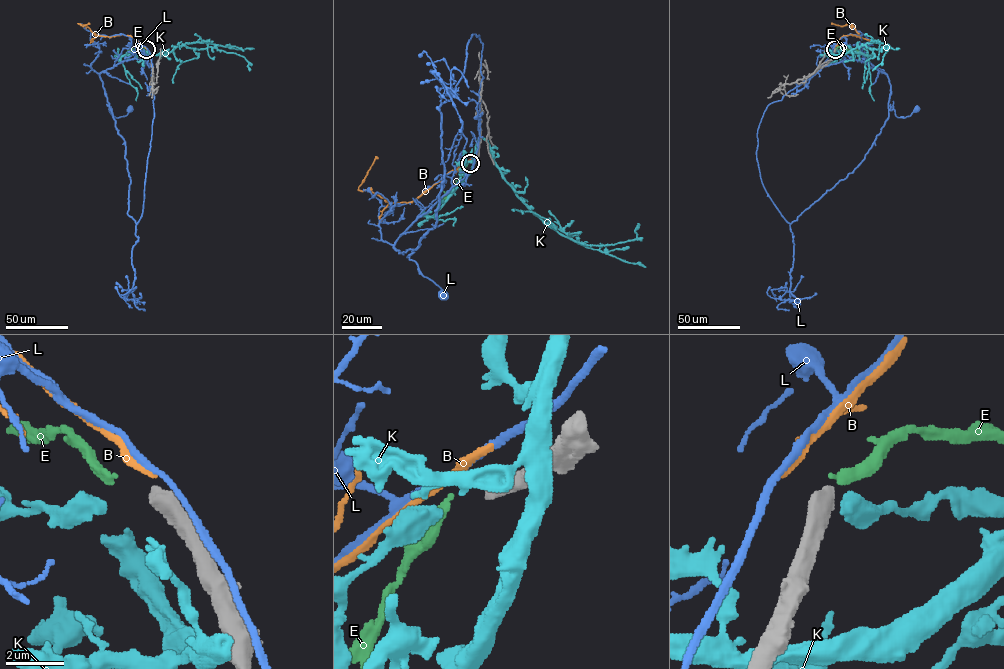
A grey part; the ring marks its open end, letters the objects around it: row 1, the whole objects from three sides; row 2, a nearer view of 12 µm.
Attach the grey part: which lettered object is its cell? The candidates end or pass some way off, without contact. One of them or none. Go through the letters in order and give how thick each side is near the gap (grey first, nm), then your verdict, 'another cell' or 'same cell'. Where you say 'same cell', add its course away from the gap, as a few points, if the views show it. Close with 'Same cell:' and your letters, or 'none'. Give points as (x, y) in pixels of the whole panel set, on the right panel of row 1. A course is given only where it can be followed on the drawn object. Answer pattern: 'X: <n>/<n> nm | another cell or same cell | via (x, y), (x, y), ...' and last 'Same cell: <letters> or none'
B: 480/360 nm | another cell
E: 480/300 nm | another cell
K: 480/550 nm | another cell
L: 480/240 nm | another cell
Same cell: none

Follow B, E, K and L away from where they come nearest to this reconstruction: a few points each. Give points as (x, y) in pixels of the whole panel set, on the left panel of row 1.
B: (146, 48), (130, 35), (96, 35), (85, 24), (78, 23), (83, 26), (90, 23)
E: (145, 49), (132, 49), (130, 52)
K: (144, 50), (140, 51), (149, 56), (166, 55), (182, 46), (213, 47), (243, 56), (249, 71)
L: (146, 48), (130, 37), (130, 47), (123, 48), (113, 66), (100, 74), (111, 115), (125, 116), (129, 108)

